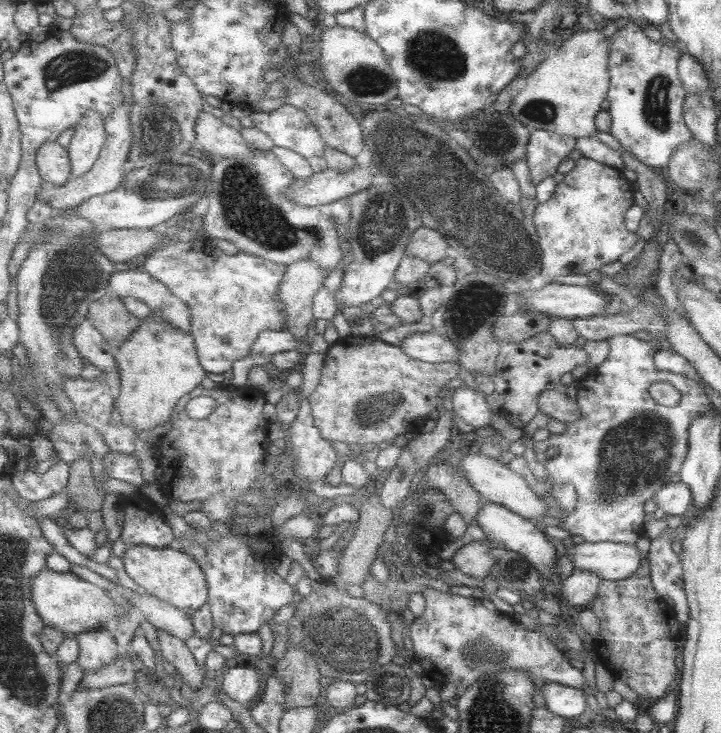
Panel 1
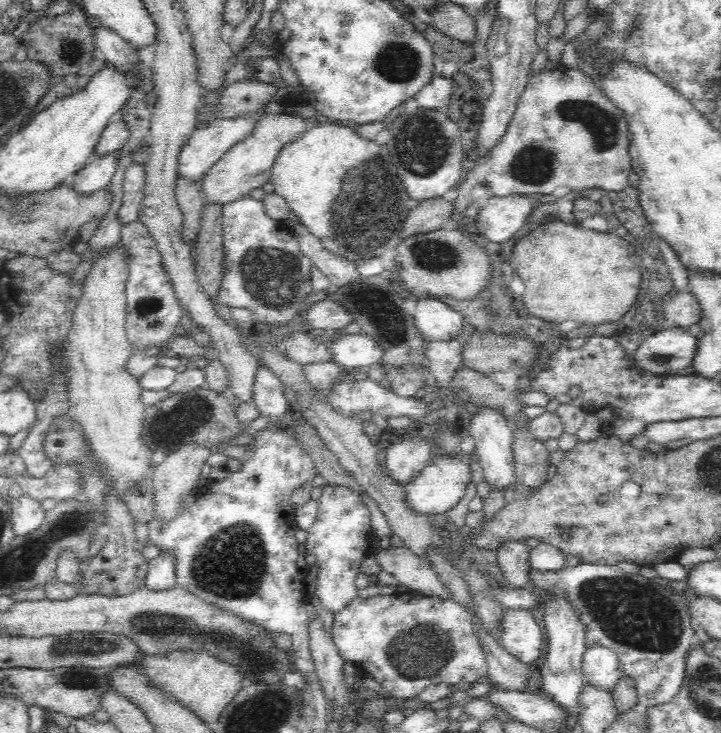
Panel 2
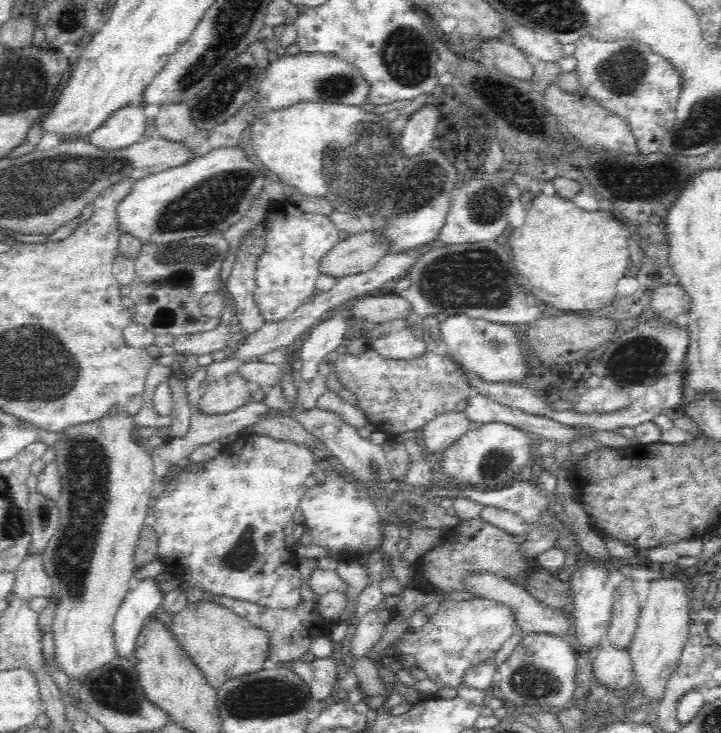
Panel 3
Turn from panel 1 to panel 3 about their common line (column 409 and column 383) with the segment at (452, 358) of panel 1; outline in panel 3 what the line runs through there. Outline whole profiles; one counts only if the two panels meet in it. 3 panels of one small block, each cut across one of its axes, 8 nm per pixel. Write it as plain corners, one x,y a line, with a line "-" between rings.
410,328
390,332
378,340
370,340
370,350
390,358
390,360
412,360
426,354
426,342

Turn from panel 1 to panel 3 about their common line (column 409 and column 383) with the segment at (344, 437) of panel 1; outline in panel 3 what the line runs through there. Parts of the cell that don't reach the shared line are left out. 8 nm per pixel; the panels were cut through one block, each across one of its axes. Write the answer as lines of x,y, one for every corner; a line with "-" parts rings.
340,350
334,374
344,386
342,394
346,390
356,394
358,408
368,418
368,424
388,438
416,430
422,432
430,422
434,422
434,418
454,412
460,400
474,396
470,380
466,380
464,370
450,358
450,354
438,356
434,352
426,352
424,356
412,360
390,360
374,350
366,350
356,356

